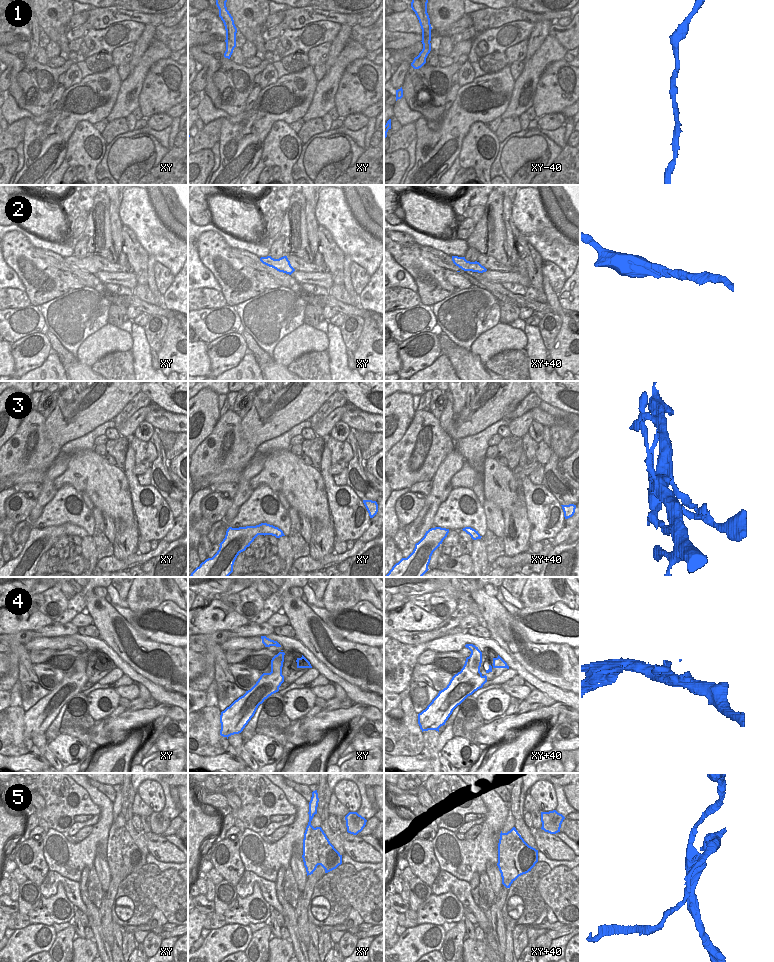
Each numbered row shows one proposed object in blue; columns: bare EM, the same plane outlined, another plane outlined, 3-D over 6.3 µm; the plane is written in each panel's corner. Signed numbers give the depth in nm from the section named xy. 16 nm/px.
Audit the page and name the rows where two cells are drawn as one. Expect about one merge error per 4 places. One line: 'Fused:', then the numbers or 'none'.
Fused: 5

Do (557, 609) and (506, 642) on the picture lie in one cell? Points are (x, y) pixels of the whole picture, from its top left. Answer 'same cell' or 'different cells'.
different cells

